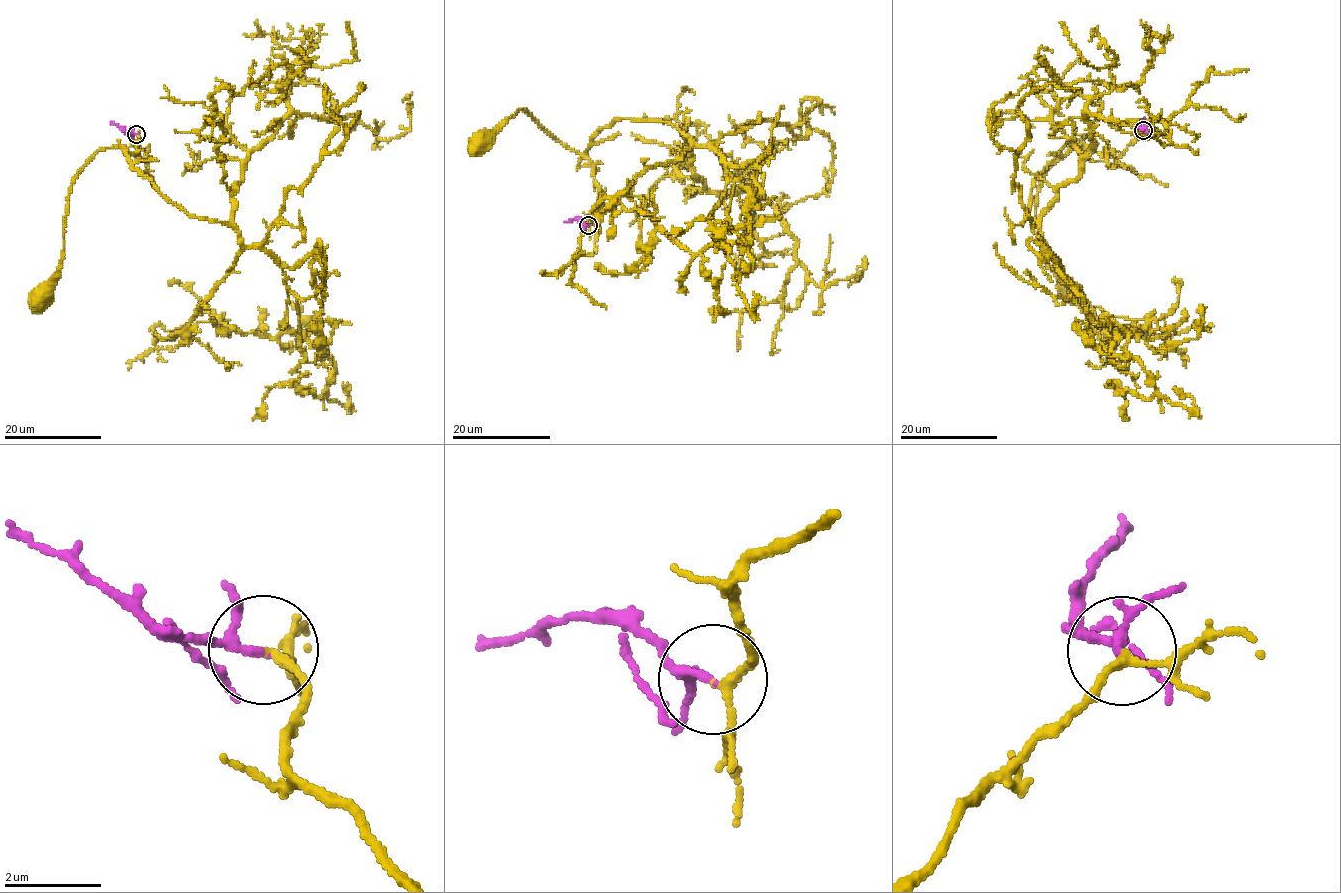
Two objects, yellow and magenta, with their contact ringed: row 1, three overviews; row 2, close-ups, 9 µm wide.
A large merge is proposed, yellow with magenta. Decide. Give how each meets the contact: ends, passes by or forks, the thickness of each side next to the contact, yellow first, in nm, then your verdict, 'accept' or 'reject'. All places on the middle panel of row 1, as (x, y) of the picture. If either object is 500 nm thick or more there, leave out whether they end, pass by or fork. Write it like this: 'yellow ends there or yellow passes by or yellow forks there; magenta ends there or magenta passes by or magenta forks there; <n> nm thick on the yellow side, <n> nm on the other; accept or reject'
yellow passes by; magenta passes by; 150 nm thick on the yellow side, 160 nm on the other; accept

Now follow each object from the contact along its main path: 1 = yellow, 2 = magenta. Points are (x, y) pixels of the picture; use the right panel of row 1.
1: (1144, 131), (1116, 158), (1067, 142), (1042, 177), (1036, 206), (1040, 247), (1044, 262), (1067, 289)
2: (1144, 131), (1139, 127), (1144, 117)

